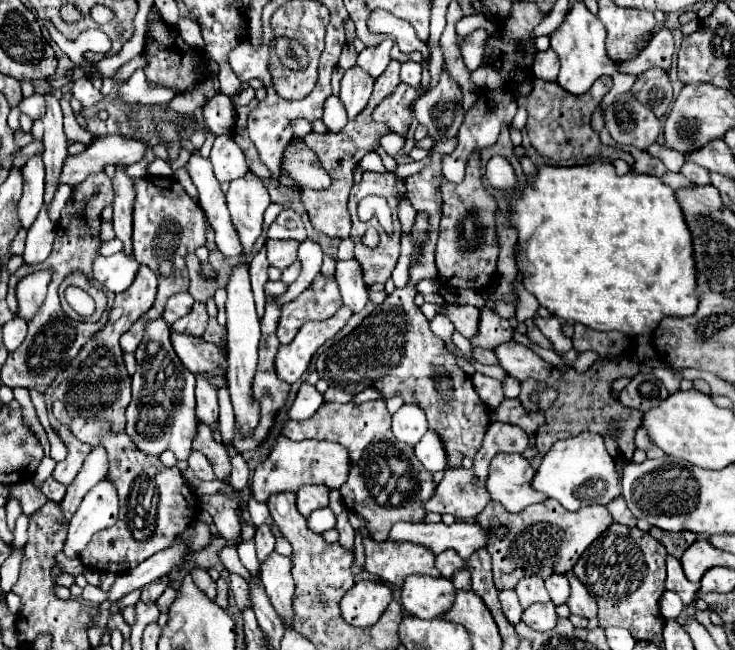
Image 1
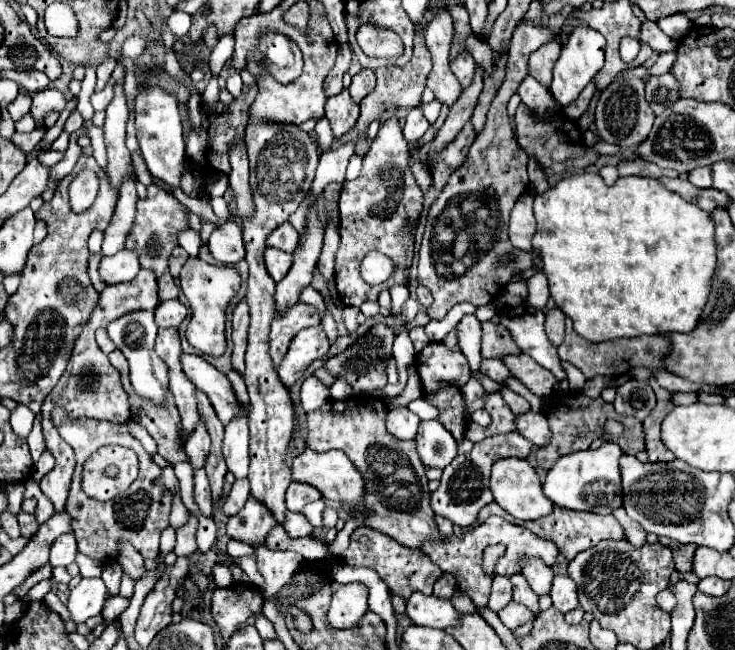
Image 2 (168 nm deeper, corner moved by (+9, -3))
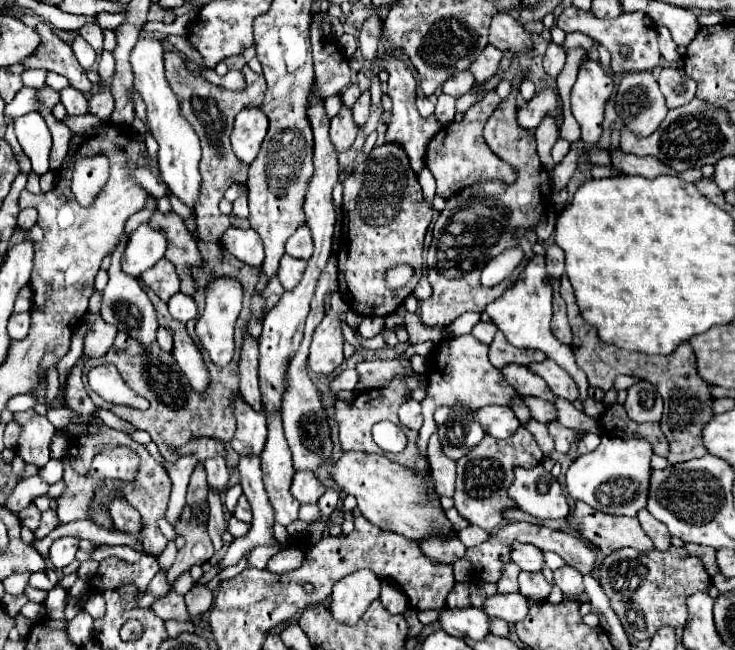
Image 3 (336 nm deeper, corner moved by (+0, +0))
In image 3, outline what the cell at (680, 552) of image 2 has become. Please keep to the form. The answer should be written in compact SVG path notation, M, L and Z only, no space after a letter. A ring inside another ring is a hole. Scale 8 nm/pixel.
M688 543L688 545L684 545L684 549L686 549L690 555L696 555L698 559L702 559L702 563L706 565L706 571L710 573L710 577L714 577L714 575L718 573L718 563L716 563L716 549L714 549L714 547L702 547L702 545Z

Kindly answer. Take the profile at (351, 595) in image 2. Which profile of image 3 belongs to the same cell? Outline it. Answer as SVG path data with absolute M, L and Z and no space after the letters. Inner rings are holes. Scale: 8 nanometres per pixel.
M358 569L342 577L342 581L338 581L332 589L332 617L338 623L356 625L368 605L380 597L380 583L382 581L378 581L370 569Z

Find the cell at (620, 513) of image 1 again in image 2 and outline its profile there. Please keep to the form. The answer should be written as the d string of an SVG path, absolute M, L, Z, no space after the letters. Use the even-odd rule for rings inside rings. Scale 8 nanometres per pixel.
M615 508L615 510L613 510L613 516L615 516L617 522L623 526L623 530L625 530L625 538L627 538L631 544L635 544L635 546L645 544L645 536L647 536L647 532L645 532L635 520L631 520L631 518L625 514L623 508Z

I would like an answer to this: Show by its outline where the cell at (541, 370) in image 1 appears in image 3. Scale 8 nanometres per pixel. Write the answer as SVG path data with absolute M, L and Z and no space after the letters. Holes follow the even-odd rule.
M546 359L546 361L538 363L538 365L528 365L528 369L532 369L532 373L540 375L548 383L548 387L552 389L554 395L558 395L558 397L562 397L566 401L576 401L580 397L580 391L576 387L576 383L554 361Z

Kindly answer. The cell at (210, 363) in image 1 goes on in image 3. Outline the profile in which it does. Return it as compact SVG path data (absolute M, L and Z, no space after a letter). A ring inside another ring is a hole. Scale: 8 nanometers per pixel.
M236 397L236 433L230 441L238 455L258 457L266 443L266 417L250 409L242 397Z

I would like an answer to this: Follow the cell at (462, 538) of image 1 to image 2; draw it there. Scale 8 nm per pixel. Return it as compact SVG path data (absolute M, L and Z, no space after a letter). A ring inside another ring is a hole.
M489 516L483 524L473 526L473 528L465 528L459 536L451 536L451 538L439 538L439 540L427 540L421 544L421 550L433 560L433 564L437 564L443 572L449 572L457 578L459 590L463 590L465 594L469 594L469 598L475 602L475 606L487 606L487 600L491 596L491 580L489 576L483 574L481 568L481 556L483 550L487 546L493 544L503 544L505 546L505 554L501 558L501 562L495 568L495 574L501 576L511 576L511 574L519 574L521 572L521 560L527 558L541 558L547 566L555 564L557 558L557 546L549 544L547 540L541 540L539 536L533 536L527 528L517 526L507 522L501 516Z

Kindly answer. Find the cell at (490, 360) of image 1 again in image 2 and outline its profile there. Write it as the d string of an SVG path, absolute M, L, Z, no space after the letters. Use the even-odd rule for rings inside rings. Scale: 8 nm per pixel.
M491 358L491 360L481 360L481 372L487 374L491 380L495 382L503 382L507 376L511 376L511 372L505 368L505 364L499 358Z

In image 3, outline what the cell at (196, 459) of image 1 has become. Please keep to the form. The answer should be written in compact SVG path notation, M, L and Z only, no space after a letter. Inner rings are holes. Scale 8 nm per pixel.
M208 493L208 503L210 503L210 517L208 517L208 533L210 539L214 543L214 549L220 551L224 541L222 535L226 531L226 521L224 521L224 509L222 509L222 501L216 493Z

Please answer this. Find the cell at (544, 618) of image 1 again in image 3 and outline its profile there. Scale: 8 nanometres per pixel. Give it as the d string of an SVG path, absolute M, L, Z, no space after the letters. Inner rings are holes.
M496 593L496 595L484 599L482 609L490 617L498 617L508 623L518 623L528 613L528 601L526 601L526 597L522 597L522 593L506 593L506 595Z

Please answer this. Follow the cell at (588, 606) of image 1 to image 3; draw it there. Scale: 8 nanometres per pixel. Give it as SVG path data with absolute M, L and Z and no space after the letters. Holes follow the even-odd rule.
M562 565L558 571L554 571L554 583L562 589L564 597L582 597L584 595L584 583L582 573L570 565Z

